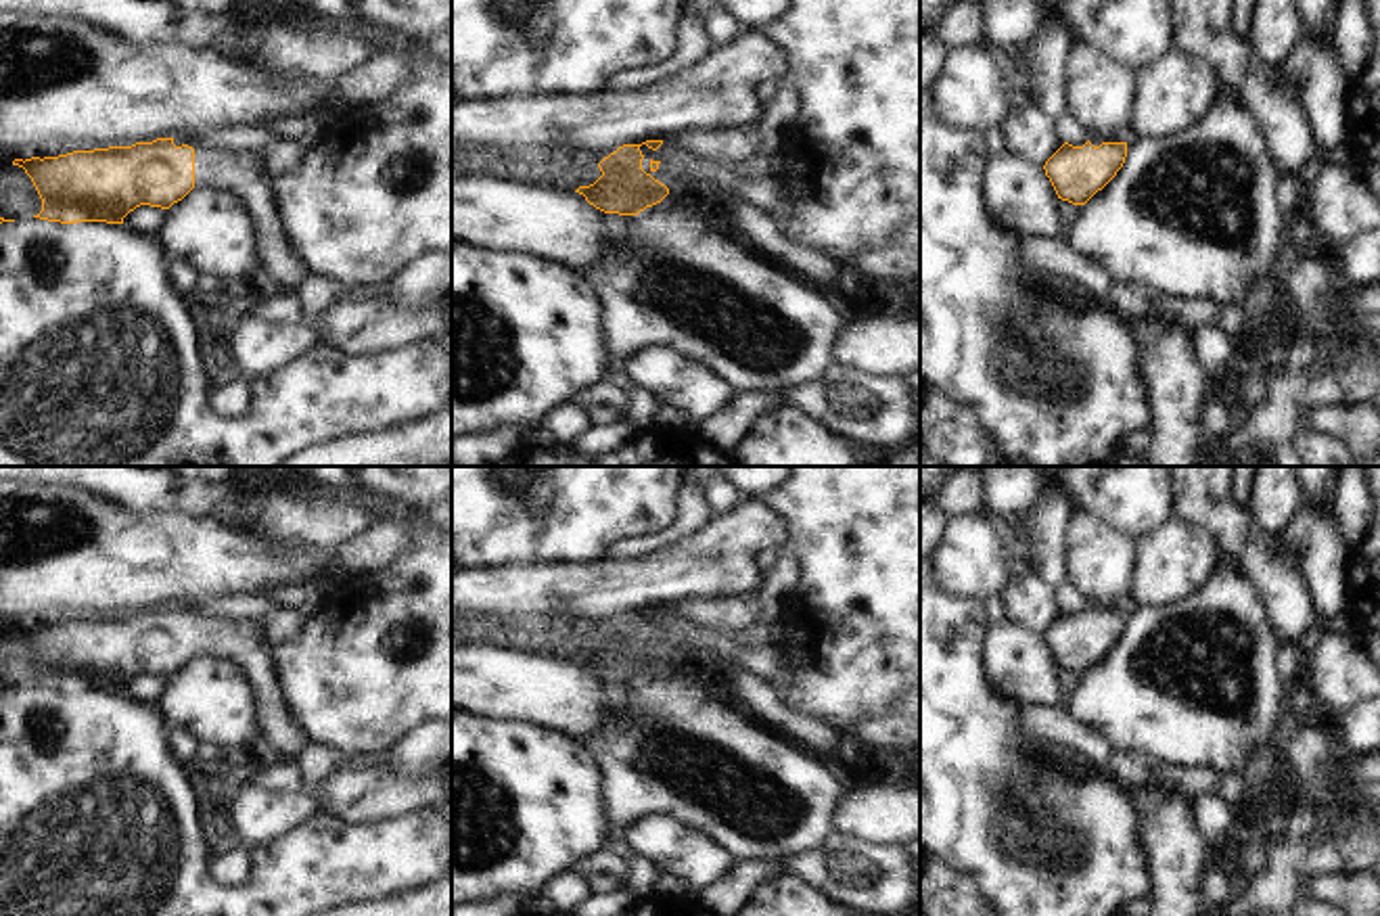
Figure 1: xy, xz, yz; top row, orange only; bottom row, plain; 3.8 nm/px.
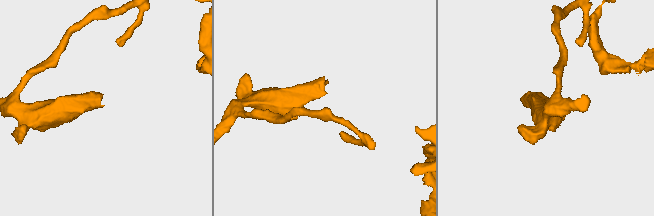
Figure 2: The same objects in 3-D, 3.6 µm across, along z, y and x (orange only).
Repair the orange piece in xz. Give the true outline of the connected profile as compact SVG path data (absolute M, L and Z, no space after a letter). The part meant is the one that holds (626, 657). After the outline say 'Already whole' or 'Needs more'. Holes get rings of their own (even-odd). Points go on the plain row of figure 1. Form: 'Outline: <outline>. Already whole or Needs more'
Outline: M623 613L598 636L602 644L575 661L604 682L638 684L646 675L661 671L677 652L686 648L673 642L665 629L646 627L642 613Z. Needs more

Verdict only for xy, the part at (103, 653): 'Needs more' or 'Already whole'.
Needs more

